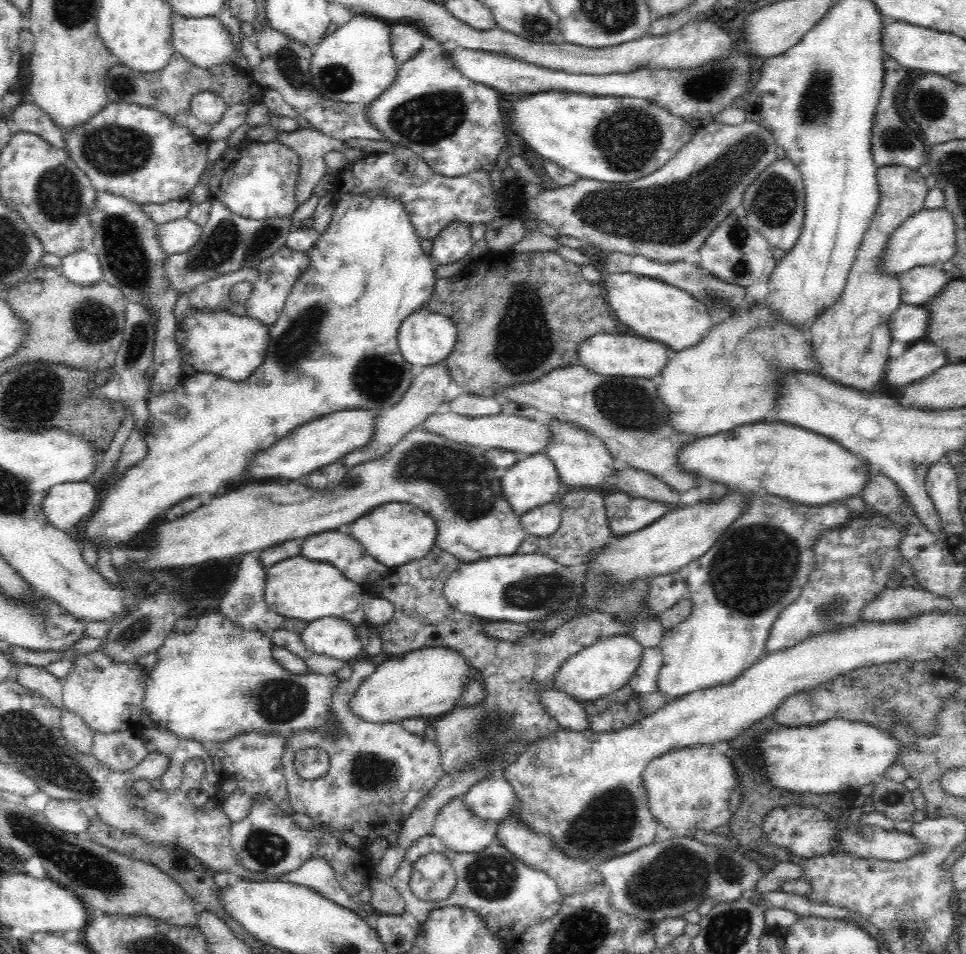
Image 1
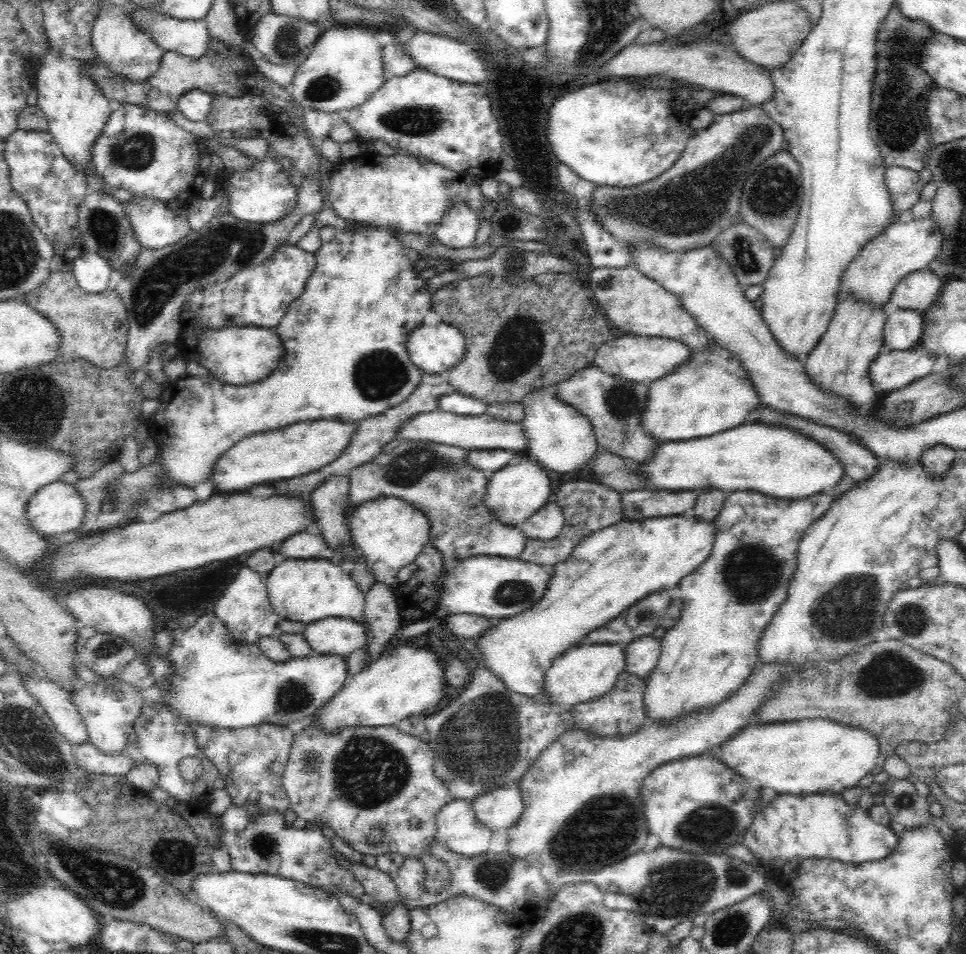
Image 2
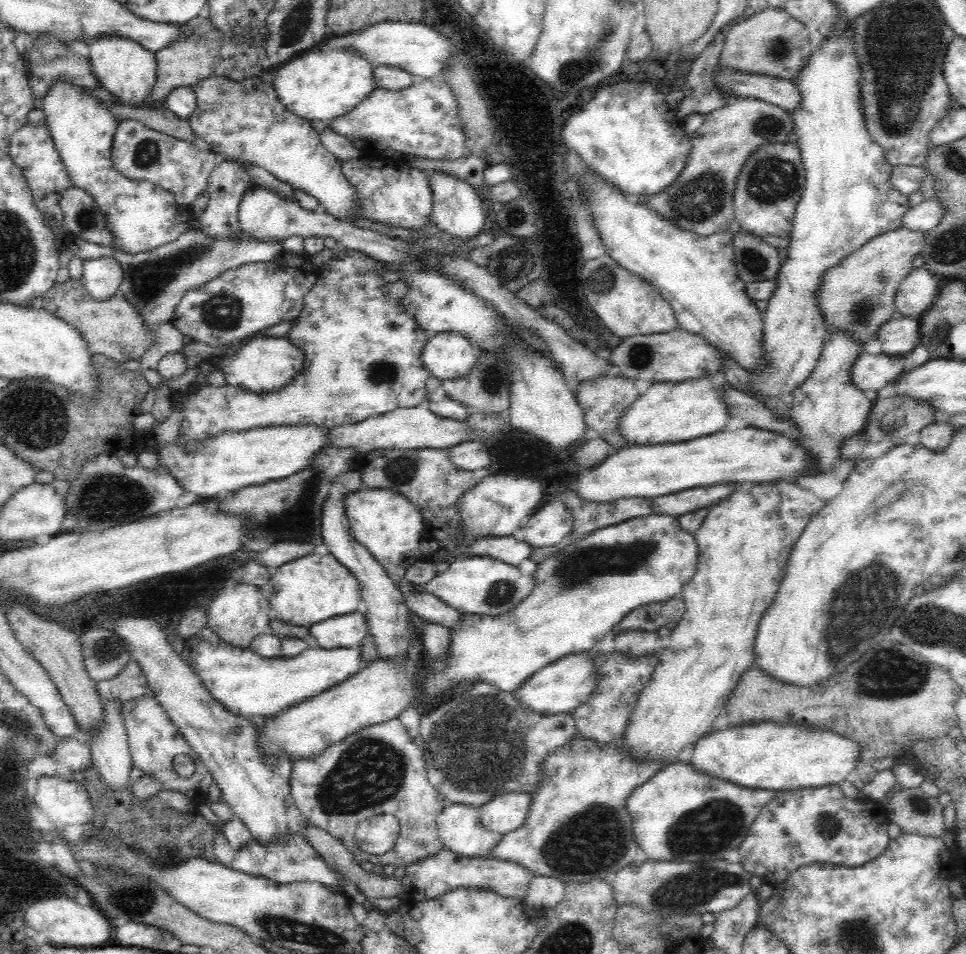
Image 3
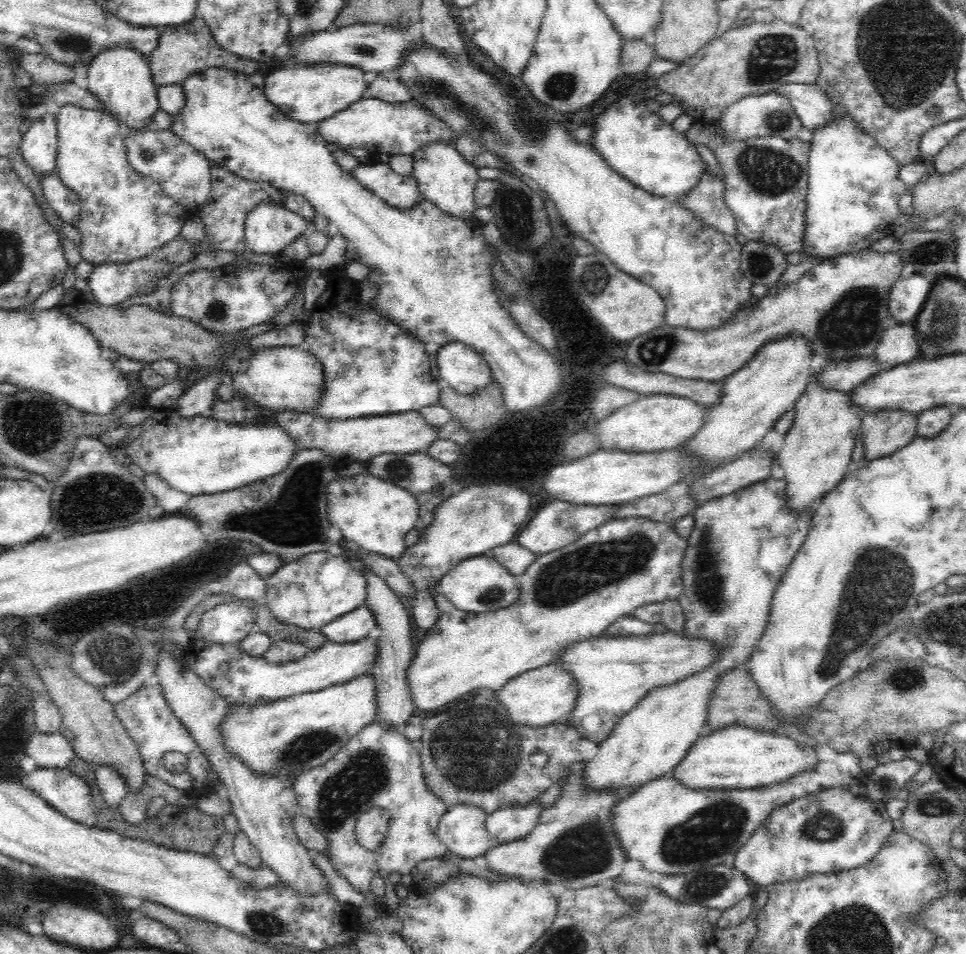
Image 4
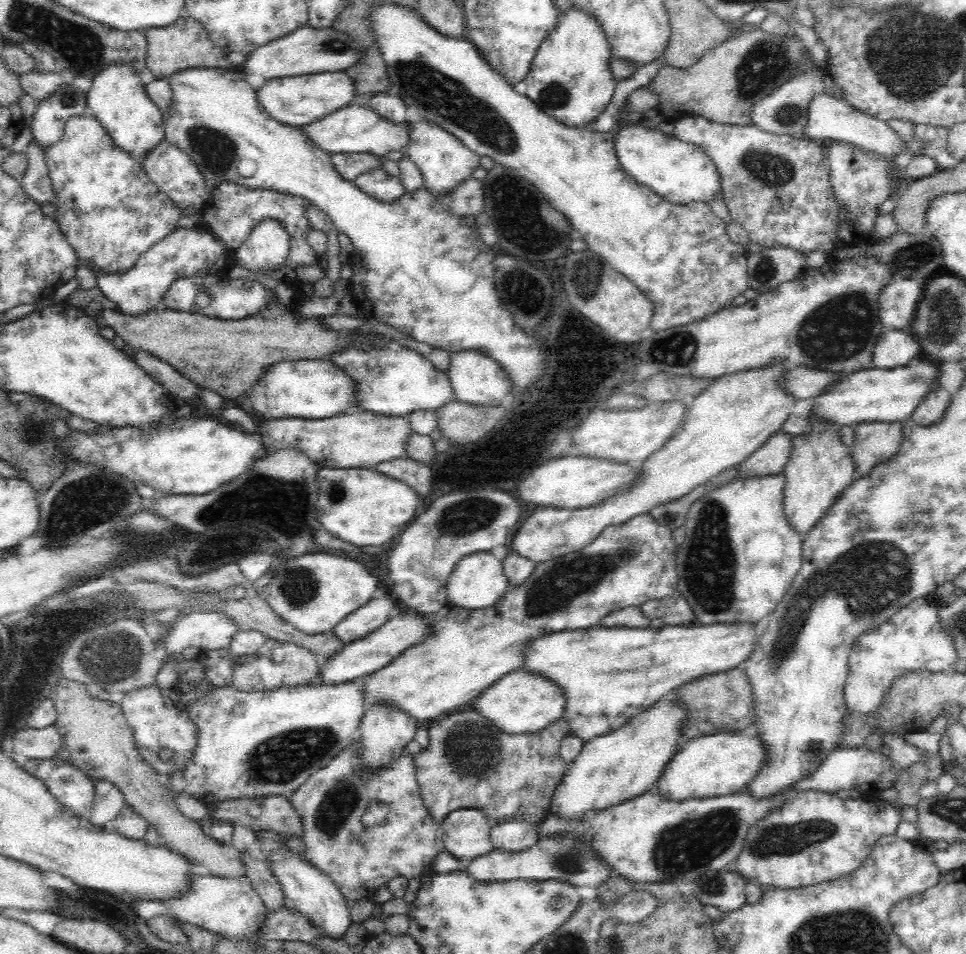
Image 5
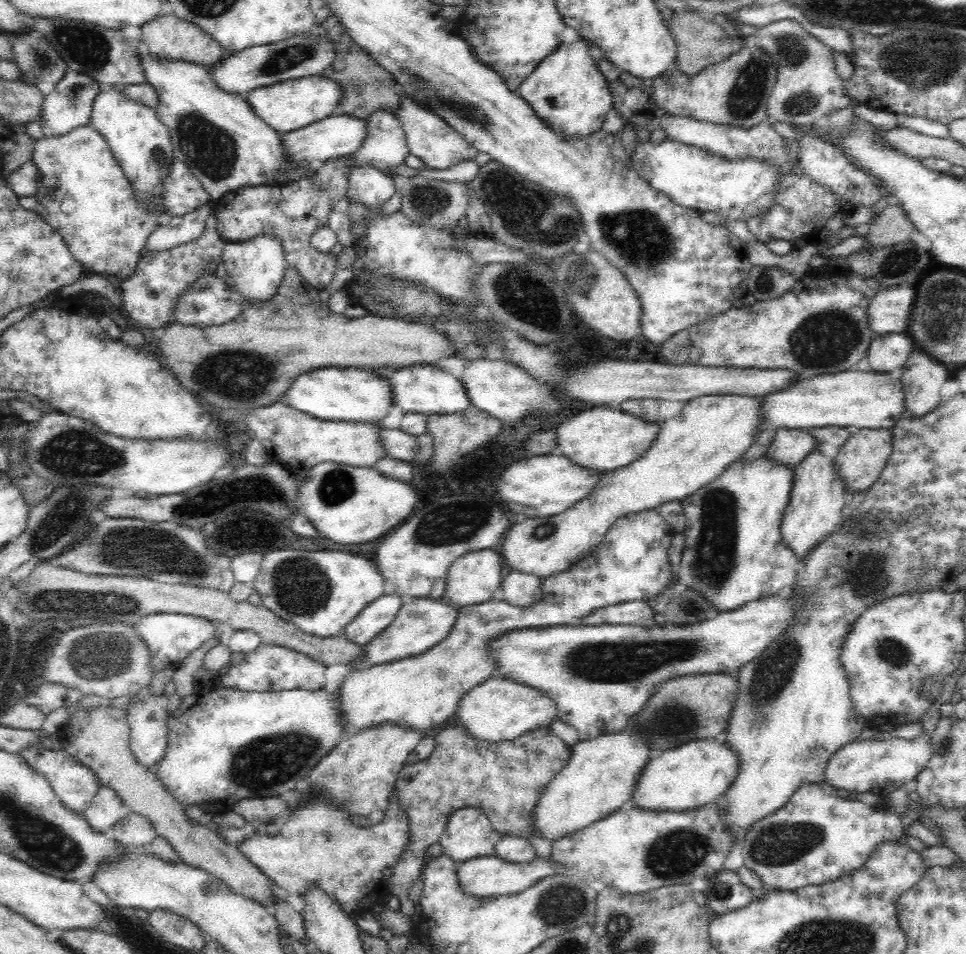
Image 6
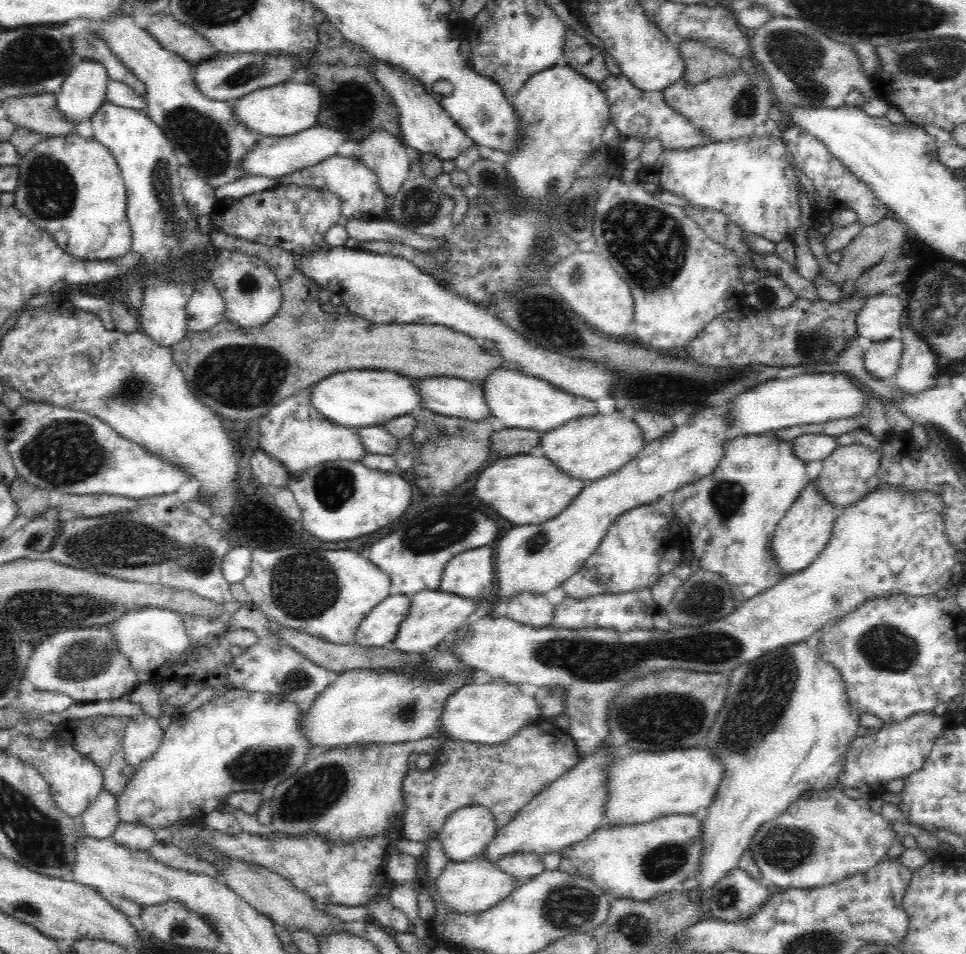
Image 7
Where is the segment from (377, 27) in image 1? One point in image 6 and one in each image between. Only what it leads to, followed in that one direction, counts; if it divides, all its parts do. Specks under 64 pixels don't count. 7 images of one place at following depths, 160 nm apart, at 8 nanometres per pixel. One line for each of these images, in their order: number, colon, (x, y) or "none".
2: (343, 69)
3: (327, 82)
4: (308, 94)
5: (296, 101)
6: (287, 106)

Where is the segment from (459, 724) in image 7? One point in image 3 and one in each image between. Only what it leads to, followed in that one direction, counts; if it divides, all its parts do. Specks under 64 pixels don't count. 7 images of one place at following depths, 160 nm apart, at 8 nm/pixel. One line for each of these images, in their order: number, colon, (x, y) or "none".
3: (557, 689)
4: (541, 697)
5: (521, 702)
6: (499, 709)

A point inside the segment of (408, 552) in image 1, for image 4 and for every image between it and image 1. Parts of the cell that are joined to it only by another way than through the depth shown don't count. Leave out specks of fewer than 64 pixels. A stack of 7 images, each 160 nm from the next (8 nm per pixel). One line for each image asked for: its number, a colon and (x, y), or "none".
2: (391, 533)
3: (385, 522)
4: (374, 514)

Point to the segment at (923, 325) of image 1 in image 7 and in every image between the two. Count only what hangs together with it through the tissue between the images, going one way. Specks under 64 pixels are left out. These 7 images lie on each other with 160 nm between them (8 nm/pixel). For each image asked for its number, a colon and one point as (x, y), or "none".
2: (903, 329)
3: (898, 337)
4: (898, 343)
5: (894, 348)
6: (886, 353)
7: (882, 359)

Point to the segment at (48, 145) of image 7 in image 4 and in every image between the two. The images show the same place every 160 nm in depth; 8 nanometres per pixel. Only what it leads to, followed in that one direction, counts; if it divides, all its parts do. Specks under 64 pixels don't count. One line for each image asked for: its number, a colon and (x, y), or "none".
4: (124, 215)
5: (105, 205)
6: (82, 194)

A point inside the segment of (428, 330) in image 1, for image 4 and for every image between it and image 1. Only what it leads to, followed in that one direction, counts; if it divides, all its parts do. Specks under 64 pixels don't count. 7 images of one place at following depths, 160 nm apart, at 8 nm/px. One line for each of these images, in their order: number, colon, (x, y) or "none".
2: (436, 350)
3: (448, 355)
4: (461, 368)

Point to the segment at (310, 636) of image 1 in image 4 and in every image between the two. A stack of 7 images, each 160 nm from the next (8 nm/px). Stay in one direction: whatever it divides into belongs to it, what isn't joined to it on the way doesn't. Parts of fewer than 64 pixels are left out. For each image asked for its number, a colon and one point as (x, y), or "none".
2: (333, 635)
3: (347, 631)
4: (360, 623)

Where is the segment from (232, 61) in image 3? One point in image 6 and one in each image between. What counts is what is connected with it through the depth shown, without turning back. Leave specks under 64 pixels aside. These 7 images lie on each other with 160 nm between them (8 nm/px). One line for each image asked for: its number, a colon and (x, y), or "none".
4: (183, 49)
5: (184, 44)
6: (169, 37)

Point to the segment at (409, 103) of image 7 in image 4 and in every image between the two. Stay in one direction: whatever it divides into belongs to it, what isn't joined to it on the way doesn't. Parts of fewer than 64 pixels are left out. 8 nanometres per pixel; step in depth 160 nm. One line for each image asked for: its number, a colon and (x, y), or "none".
4: (444, 177)
5: (444, 161)
6: (428, 136)

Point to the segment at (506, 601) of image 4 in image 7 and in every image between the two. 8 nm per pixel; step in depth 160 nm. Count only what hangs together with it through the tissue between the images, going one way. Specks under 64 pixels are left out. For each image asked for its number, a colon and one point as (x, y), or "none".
5: (477, 581)
6: (471, 579)
7: (470, 574)

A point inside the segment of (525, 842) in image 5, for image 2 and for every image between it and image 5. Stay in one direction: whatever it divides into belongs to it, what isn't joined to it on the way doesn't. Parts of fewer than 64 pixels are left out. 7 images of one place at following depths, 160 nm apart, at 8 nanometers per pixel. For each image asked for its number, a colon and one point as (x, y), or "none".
2: (499, 809)
3: (503, 814)
4: (507, 824)

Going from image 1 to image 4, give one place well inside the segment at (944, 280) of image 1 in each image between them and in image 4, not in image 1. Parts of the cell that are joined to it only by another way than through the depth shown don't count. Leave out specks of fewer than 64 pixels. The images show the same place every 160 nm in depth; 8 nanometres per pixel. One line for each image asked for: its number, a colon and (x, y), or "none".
2: (918, 291)
3: (914, 295)
4: (907, 296)

